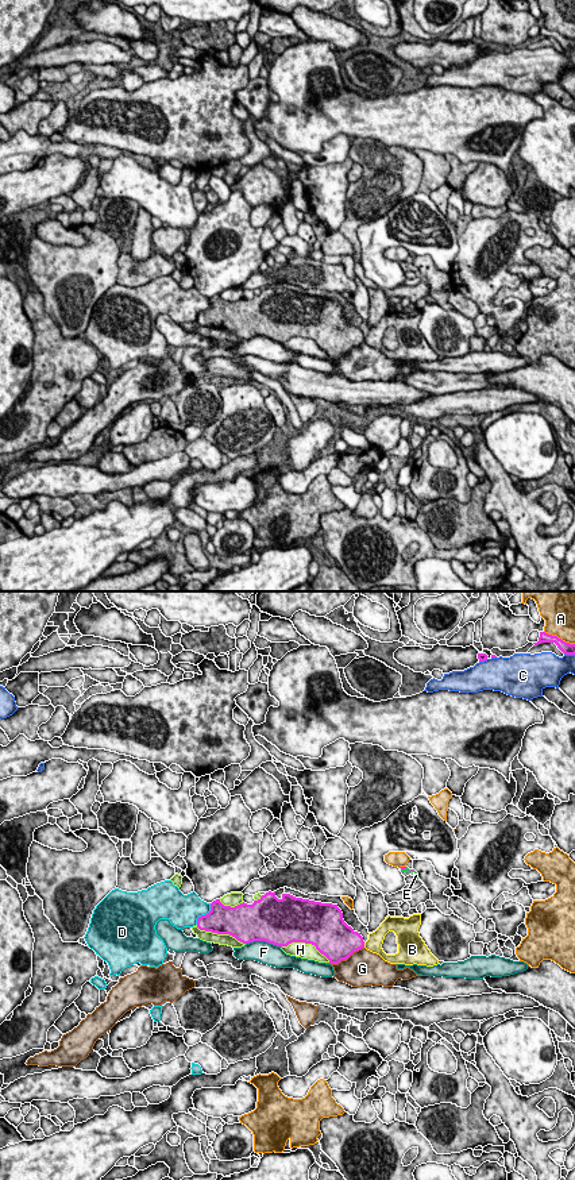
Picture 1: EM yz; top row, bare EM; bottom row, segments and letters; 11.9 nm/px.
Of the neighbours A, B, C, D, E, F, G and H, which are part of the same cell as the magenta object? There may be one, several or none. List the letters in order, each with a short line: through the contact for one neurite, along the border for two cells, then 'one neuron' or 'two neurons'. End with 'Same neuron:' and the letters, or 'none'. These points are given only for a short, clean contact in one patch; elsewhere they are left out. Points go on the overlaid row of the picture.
A: two neurons
B: two neurons
C: two neurons
D: two neurons
E: line yz (400, 867), (404, 868), (413, 871), (416, 875); one neuron
F: two neurons
G: two neurons
H: two neurons
Same neuron: E

